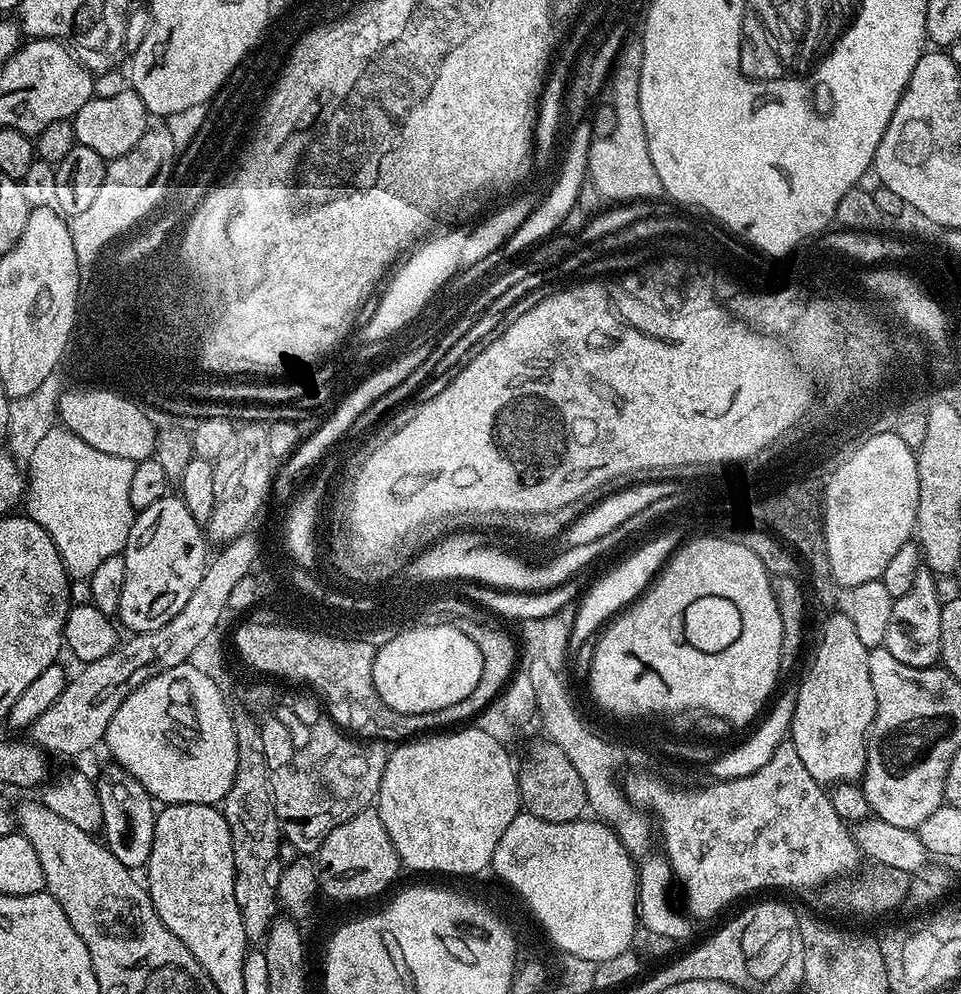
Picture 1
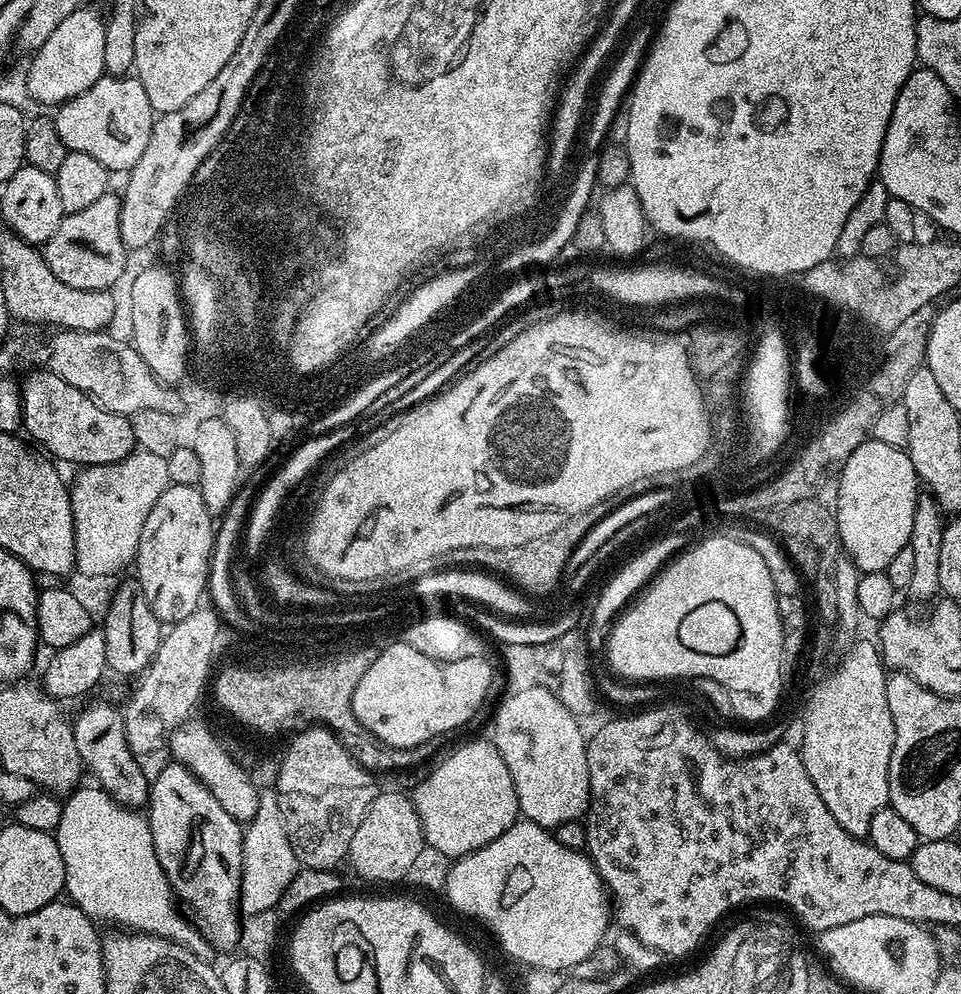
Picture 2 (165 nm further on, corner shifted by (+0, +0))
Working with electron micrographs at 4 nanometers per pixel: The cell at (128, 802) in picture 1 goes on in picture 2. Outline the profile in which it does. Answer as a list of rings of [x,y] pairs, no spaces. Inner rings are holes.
[[[96,700],[88,704],[77,716],[72,726],[74,742],[85,769],[96,775],[95,783],[129,806],[144,806],[148,802],[149,777],[140,773],[141,761],[133,754],[126,738],[124,714],[119,707]]]

